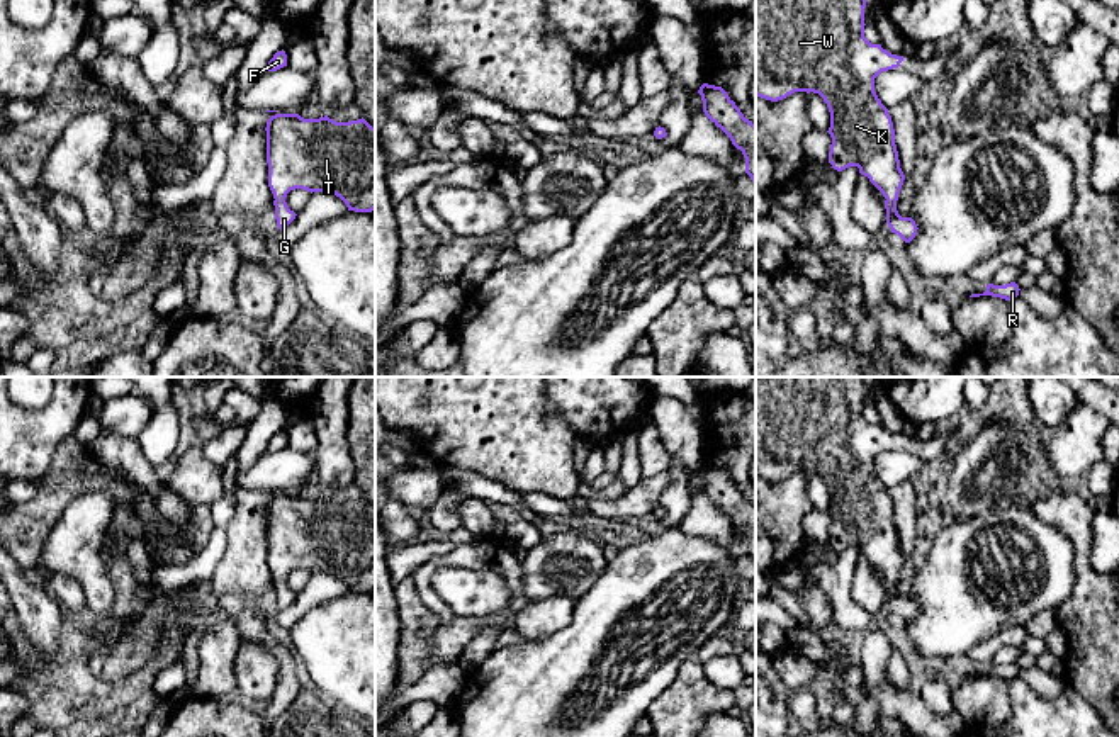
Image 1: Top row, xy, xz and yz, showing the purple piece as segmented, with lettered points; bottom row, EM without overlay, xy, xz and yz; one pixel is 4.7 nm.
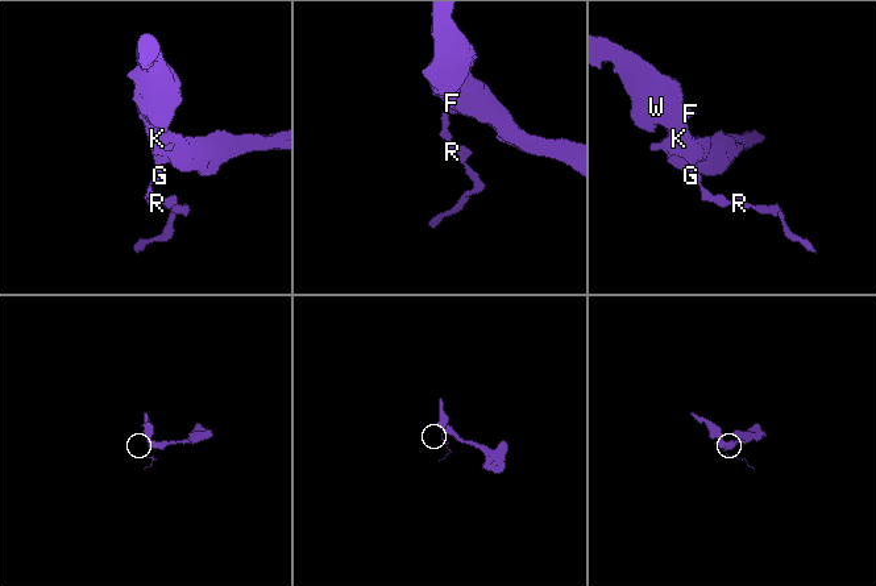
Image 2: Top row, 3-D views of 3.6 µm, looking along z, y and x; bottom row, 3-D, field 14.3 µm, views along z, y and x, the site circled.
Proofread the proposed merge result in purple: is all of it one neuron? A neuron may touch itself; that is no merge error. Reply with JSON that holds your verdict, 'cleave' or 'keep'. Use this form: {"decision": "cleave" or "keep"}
{"decision": "keep"}

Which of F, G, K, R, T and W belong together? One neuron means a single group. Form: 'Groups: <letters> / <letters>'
Groups: F G K R T W

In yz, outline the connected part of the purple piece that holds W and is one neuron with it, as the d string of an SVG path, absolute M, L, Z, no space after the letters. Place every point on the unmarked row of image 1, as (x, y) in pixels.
M756 377L756 475L778 482L795 472L818 474L830 492L829 543L837 552L858 547L886 579L891 613L910 623L919 608L897 591L905 555L891 498L874 472L874 459L898 448L903 436L864 418L864 387L864 377Z

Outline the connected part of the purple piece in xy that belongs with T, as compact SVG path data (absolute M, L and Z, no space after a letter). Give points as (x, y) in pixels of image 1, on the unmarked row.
M265 491L273 496L267 501L267 543L268 543L268 567L273 574L275 599L278 610L285 610L294 599L295 593L289 589L285 577L290 571L302 569L307 572L329 572L340 577L348 591L372 593L375 589L375 508L363 498L350 503L336 503L328 496L319 499L304 499L299 494L278 494L277 491Z

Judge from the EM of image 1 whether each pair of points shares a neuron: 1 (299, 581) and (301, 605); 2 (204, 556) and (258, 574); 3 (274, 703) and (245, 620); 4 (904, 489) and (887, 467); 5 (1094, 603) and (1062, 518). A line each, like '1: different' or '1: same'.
1: different
2: different
3: same
4: different
5: same

